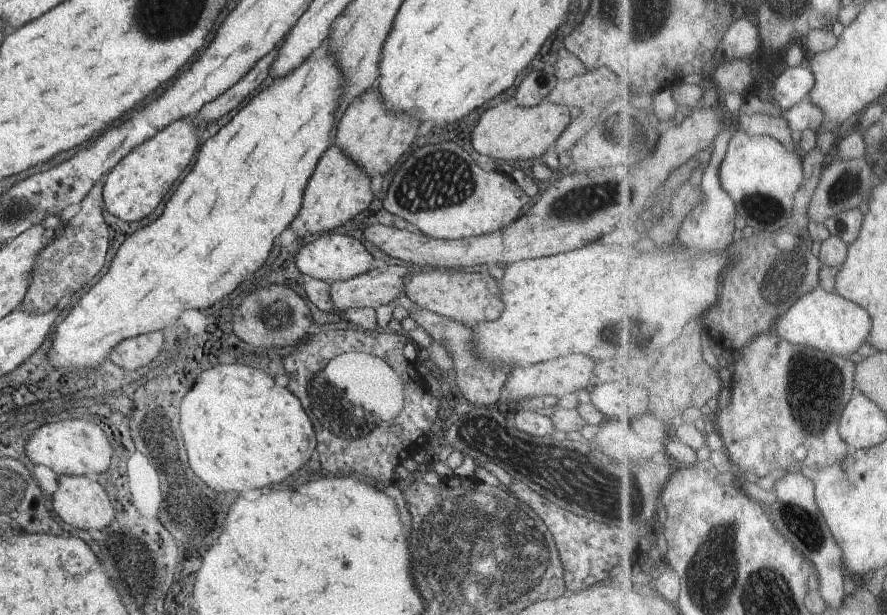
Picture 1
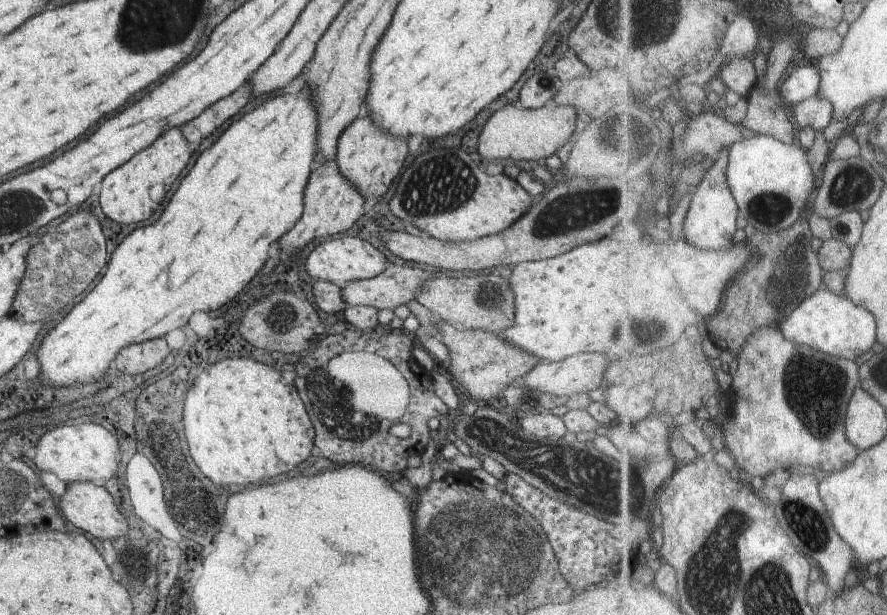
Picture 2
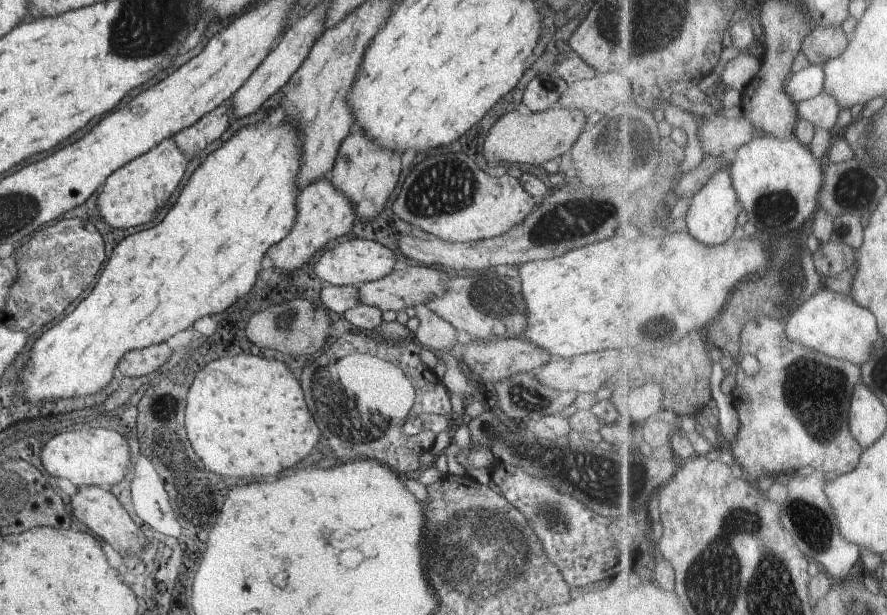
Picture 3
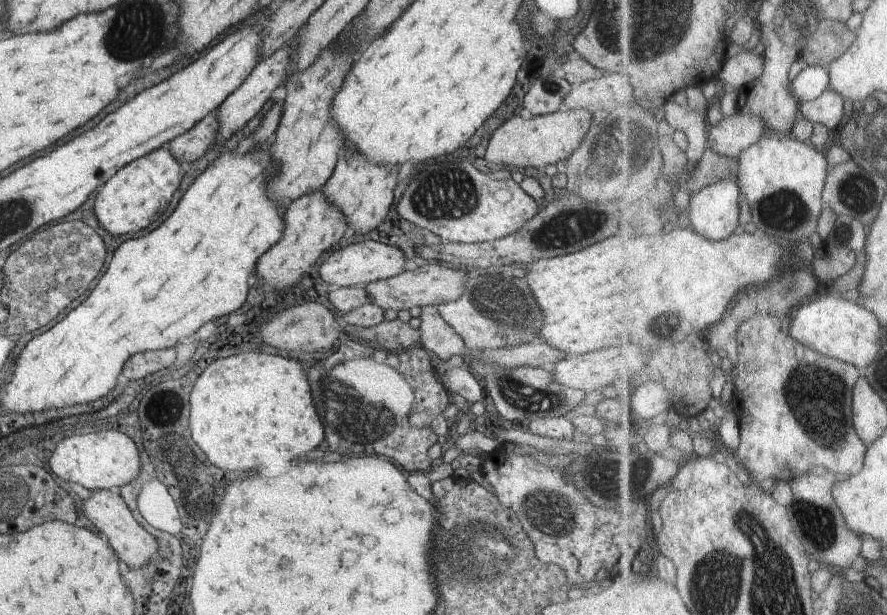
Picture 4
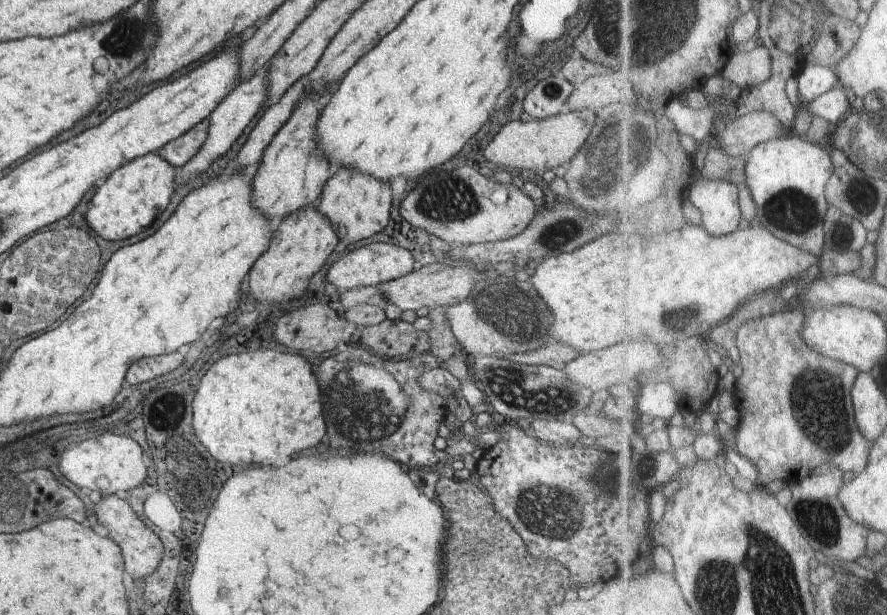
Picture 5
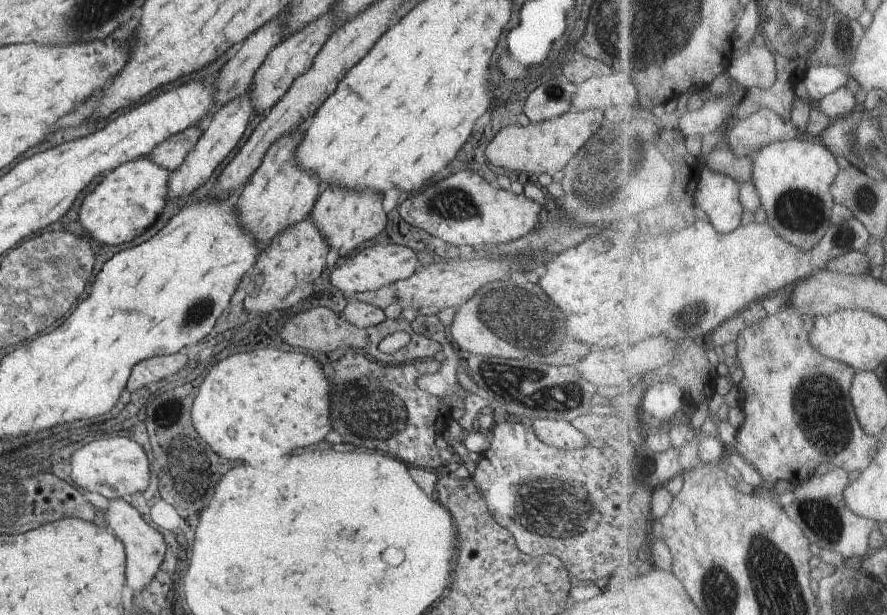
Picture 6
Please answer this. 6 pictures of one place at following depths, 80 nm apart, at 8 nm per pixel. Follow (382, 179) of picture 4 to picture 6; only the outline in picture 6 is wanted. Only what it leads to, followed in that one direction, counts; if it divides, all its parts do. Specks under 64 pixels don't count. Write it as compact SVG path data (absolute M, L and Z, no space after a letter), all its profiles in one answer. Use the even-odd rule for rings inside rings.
M322 187L309 212L312 223L330 250L332 258L351 256L351 252L363 242L378 237L387 224L386 214L381 208L383 194L373 191L344 191L341 187Z

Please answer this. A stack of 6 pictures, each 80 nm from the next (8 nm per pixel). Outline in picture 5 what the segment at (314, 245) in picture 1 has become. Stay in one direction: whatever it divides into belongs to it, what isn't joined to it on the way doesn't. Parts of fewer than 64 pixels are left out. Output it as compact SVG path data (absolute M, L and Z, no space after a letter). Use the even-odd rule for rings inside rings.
M365 244L338 255L335 262L326 270L326 278L340 292L355 288L375 287L409 274L412 271L412 261L410 251L398 245Z

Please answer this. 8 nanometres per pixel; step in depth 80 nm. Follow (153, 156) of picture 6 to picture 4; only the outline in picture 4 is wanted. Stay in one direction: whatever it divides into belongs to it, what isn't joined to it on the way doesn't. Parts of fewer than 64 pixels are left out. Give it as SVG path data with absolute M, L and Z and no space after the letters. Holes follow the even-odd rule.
M215 112L206 114L187 132L165 144L169 154L178 164L181 164L181 162L195 162L212 146L213 140L216 140L215 115Z

